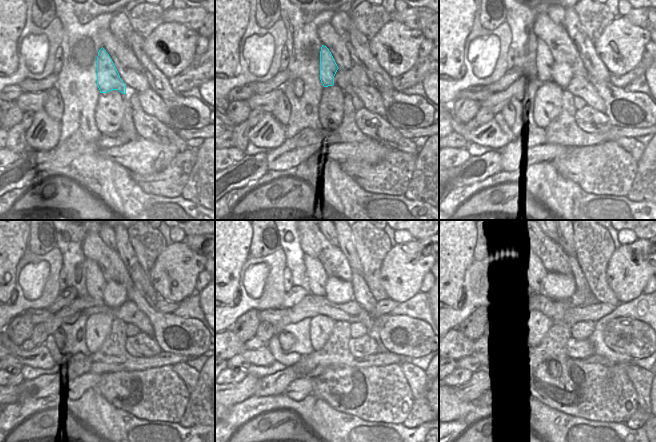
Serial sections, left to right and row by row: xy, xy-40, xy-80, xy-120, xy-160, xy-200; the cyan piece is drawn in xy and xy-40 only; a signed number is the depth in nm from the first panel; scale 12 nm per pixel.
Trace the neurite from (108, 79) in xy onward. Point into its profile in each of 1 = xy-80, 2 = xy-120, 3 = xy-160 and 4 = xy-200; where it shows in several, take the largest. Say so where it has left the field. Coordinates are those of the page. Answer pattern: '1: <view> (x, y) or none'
1: xy-80 (545, 61)
2: xy-120 (95, 282)
3: xy-160 (315, 272)
4: xy-200 (537, 272)

